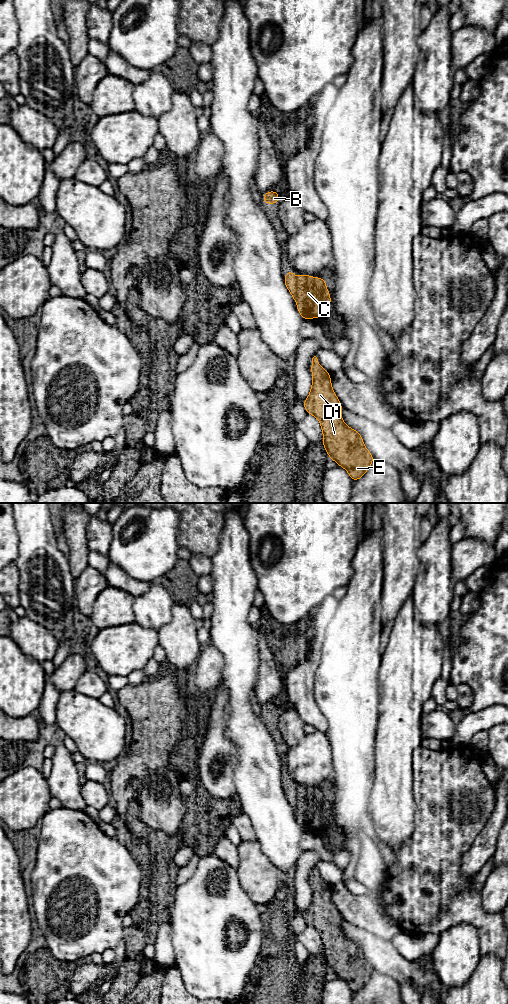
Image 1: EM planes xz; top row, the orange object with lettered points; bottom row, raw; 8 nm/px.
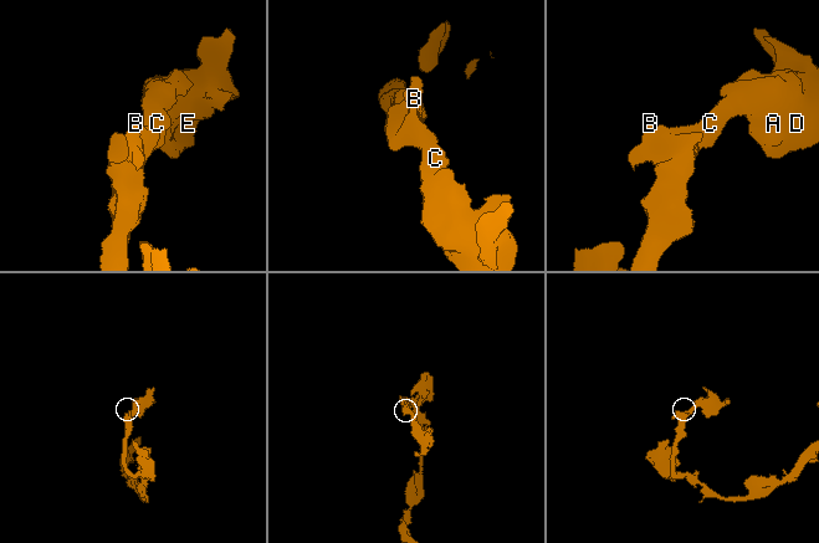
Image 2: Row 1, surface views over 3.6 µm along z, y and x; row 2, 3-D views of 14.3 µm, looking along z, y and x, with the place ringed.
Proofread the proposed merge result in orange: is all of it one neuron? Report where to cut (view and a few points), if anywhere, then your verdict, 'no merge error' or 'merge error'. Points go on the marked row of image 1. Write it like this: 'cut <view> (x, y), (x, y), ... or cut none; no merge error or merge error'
cut none; no merge error

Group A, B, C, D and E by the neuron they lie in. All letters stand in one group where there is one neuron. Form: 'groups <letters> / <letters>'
groups A B C D E

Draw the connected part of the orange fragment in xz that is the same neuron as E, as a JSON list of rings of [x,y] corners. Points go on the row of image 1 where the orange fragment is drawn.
[[[316,356],[312,358],[312,387],[303,402],[307,414],[314,415],[323,430],[323,446],[329,458],[346,469],[355,482],[369,469],[374,458],[366,449],[360,433],[342,420],[342,405],[333,392],[331,374],[325,371]]]

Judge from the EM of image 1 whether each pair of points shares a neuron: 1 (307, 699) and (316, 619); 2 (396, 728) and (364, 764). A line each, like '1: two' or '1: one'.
1: one
2: two

